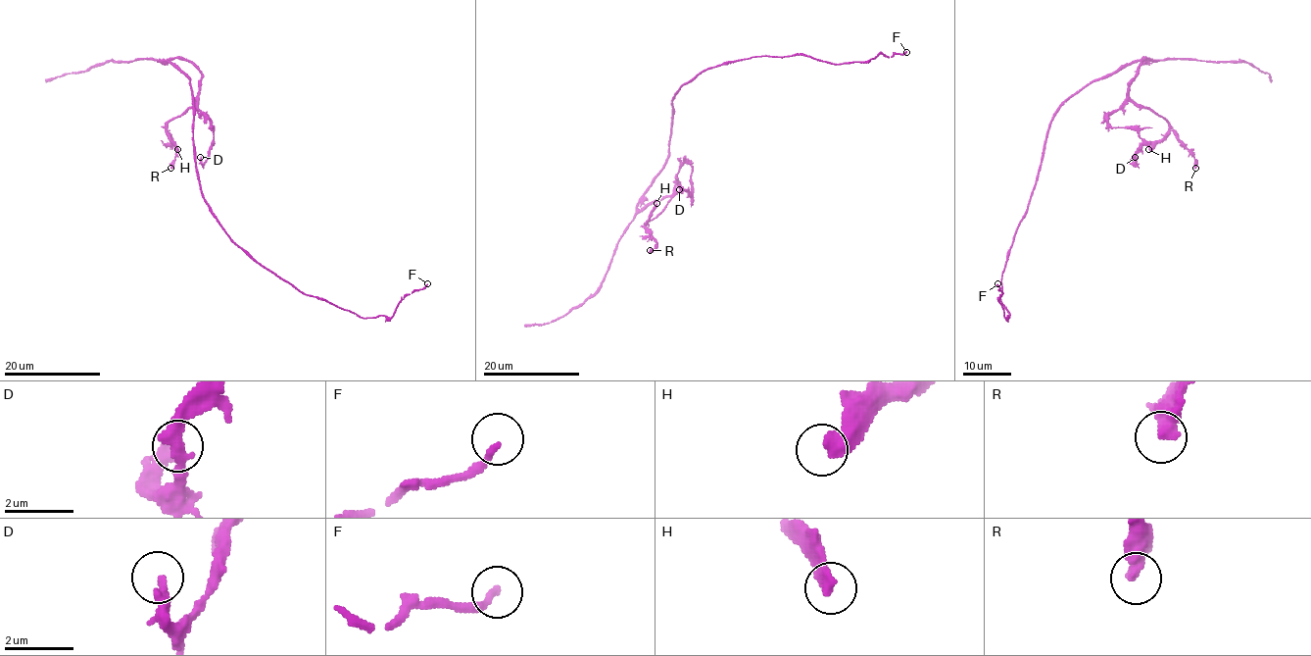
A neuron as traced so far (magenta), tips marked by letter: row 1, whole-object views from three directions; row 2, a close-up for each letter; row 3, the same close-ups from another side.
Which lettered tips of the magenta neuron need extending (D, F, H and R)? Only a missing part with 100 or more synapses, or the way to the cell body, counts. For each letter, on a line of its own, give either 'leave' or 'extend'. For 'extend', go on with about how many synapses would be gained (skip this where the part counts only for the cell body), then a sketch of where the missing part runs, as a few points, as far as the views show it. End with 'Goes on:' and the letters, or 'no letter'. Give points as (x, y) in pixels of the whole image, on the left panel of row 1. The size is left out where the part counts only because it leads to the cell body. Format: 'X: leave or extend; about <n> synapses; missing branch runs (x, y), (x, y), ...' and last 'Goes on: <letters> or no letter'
D: leave
F: leave
H: leave
R: leave
Goes on: no letter

